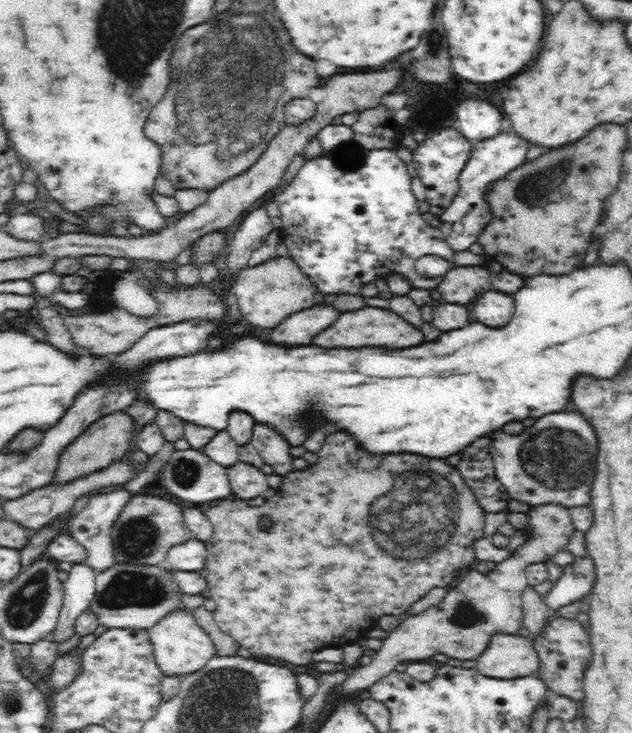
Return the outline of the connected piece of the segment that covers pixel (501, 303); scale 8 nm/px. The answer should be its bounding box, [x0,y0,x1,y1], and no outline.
[472,292,514,328]

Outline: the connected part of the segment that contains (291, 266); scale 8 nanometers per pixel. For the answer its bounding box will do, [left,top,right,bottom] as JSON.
[232,256,324,328]

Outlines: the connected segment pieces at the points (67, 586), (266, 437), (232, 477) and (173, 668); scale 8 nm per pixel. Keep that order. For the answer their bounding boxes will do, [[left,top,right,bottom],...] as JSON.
[[48,563,96,644],[251,426,292,476],[227,461,268,501],[147,609,217,676]]

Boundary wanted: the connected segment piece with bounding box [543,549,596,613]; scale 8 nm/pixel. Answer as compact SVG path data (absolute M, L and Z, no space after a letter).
M562 549L558 554L550 556L548 561L559 564L564 574L553 584L548 594L543 596L544 603L551 609L552 613L558 608L577 604L588 598L596 581L594 561L590 557L583 557L580 562L574 563L572 552Z

